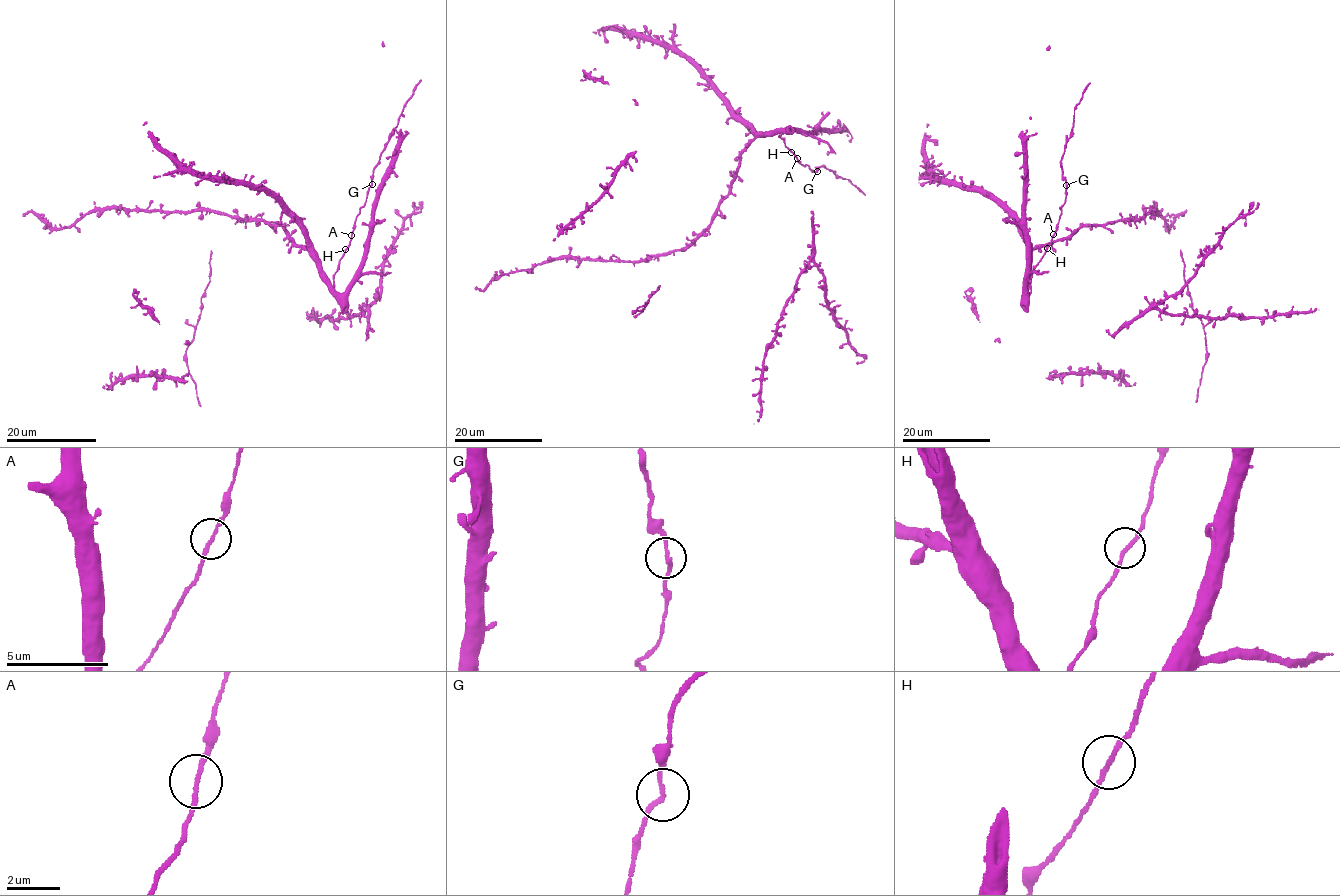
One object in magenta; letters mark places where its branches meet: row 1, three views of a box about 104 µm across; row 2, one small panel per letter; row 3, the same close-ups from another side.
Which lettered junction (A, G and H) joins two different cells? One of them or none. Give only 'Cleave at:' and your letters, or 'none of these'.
Cleave at: none of these

